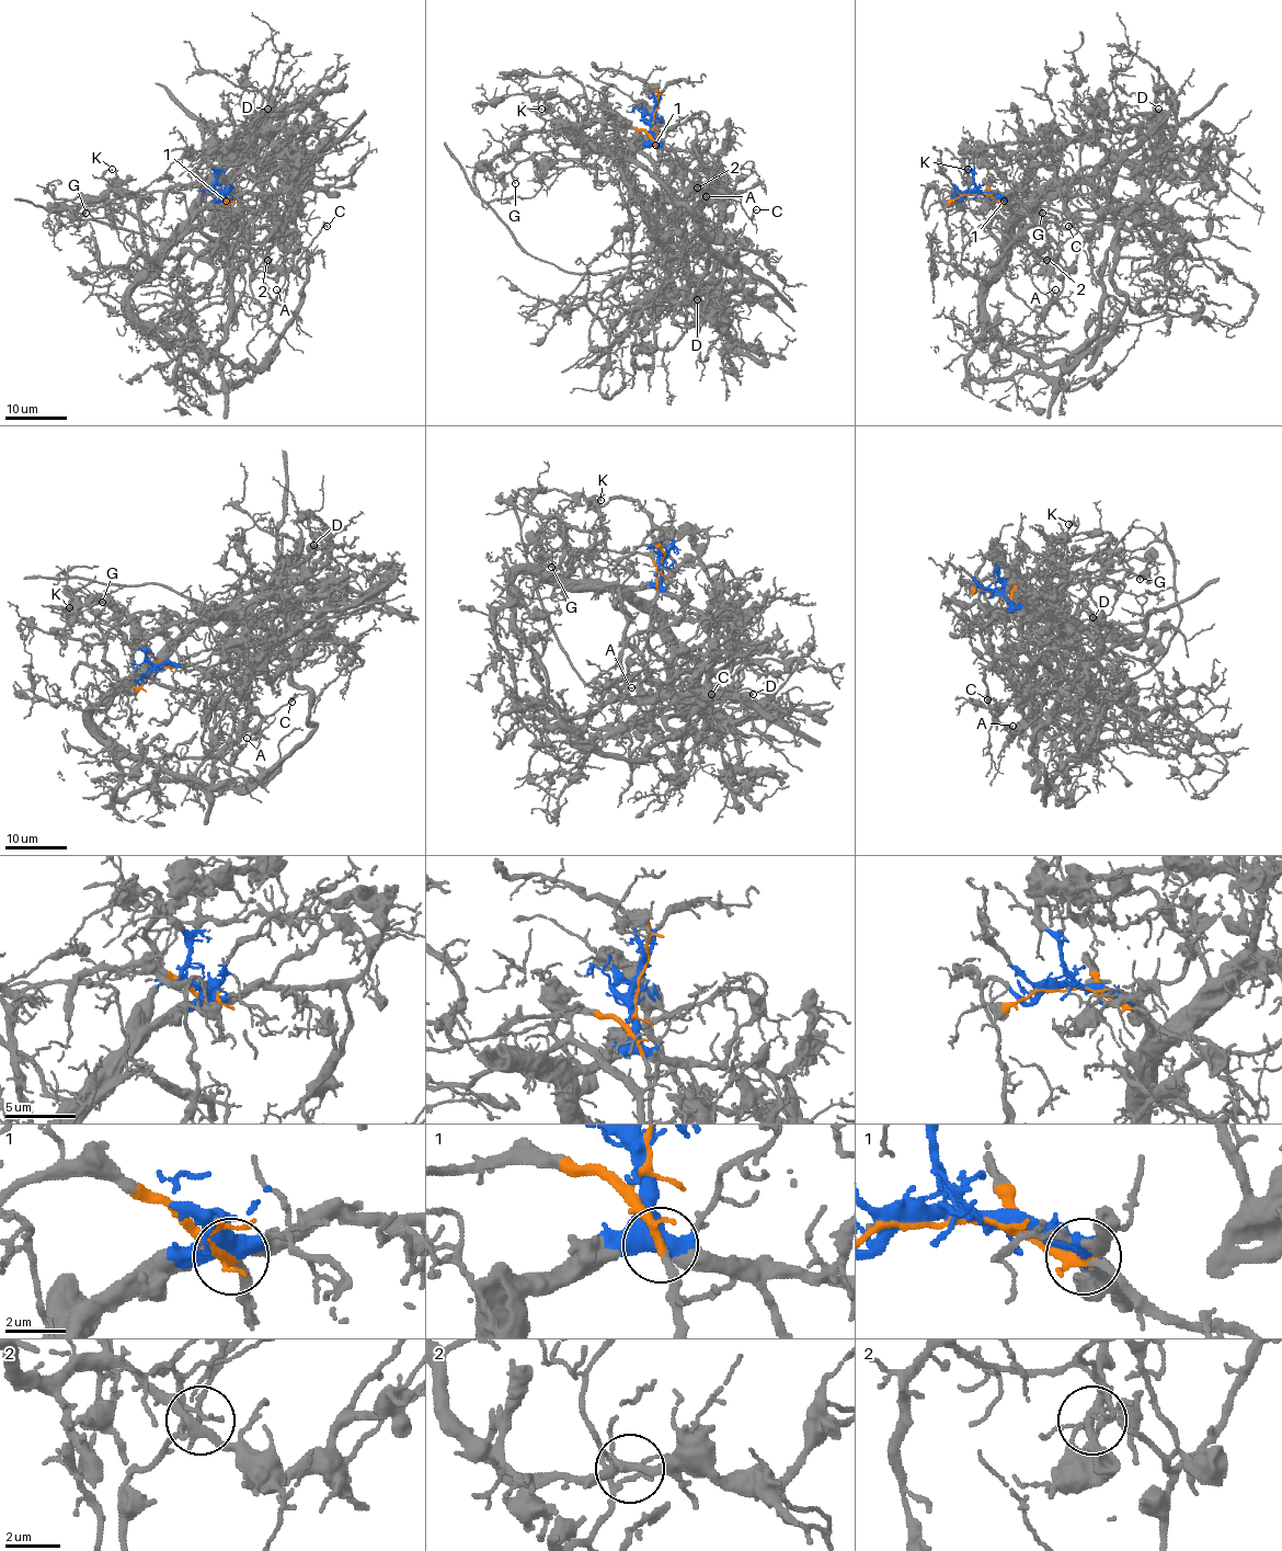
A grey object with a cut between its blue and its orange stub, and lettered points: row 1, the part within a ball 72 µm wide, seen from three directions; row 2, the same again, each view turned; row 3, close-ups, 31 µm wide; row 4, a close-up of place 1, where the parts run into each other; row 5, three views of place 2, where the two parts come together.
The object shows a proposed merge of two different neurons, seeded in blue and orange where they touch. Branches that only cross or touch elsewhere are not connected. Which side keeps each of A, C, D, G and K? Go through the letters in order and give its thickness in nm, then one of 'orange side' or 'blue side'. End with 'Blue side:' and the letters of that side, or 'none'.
A: calibre 110 nm; orange side
C: calibre 160 nm; blue side
D: calibre 600 nm; blue side
G: calibre 140 nm; orange side
K: calibre 130 nm; blue side
Blue side: C, D, K

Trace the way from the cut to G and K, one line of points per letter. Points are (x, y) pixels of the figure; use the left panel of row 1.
G: (224, 195), (187, 184), (176, 190), (161, 190), (104, 204), (86, 213)
K: (226, 195), (151, 257), (141, 230), (139, 207), (147, 200), (116, 192), (113, 181), (103, 177), (112, 169)

